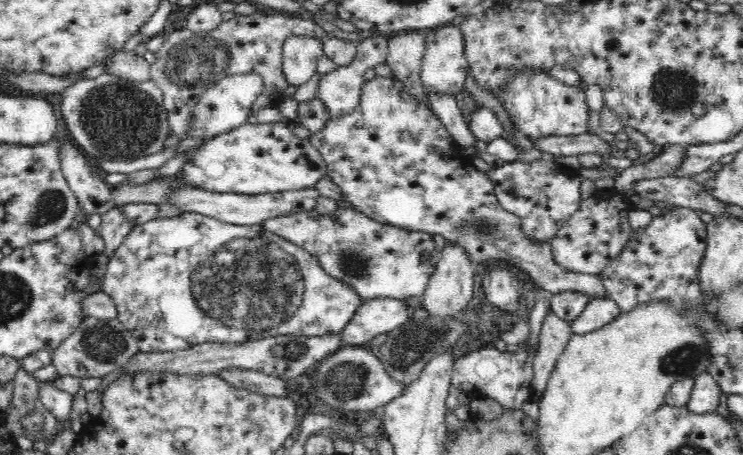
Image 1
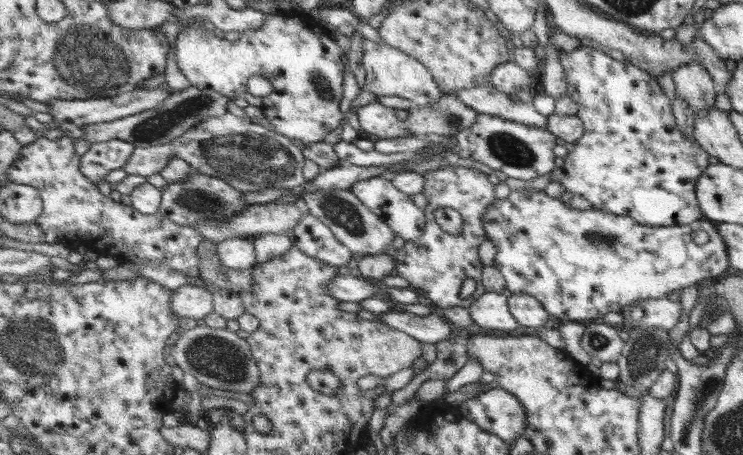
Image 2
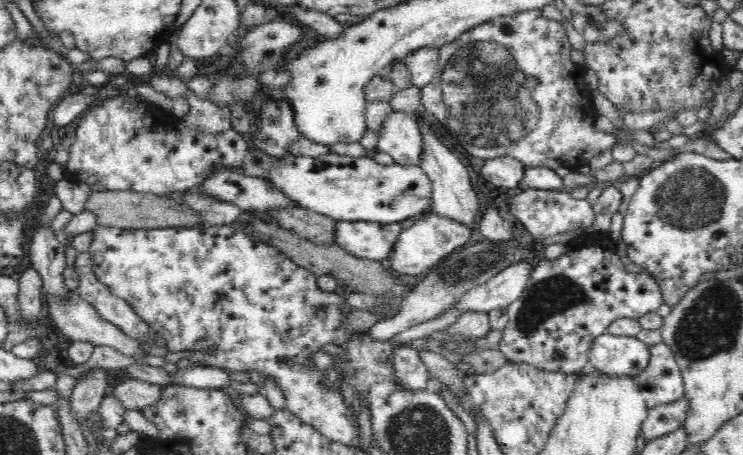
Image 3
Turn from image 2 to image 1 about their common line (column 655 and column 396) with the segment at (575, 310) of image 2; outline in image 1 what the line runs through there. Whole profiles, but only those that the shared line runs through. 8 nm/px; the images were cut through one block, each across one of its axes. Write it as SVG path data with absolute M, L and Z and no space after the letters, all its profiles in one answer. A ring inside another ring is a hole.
M348 204L340 205L332 216L320 216L315 211L302 212L266 220L262 226L306 249L319 260L326 273L350 283L364 300L405 300L410 296L425 294L441 257L441 250L430 233L379 223Z

